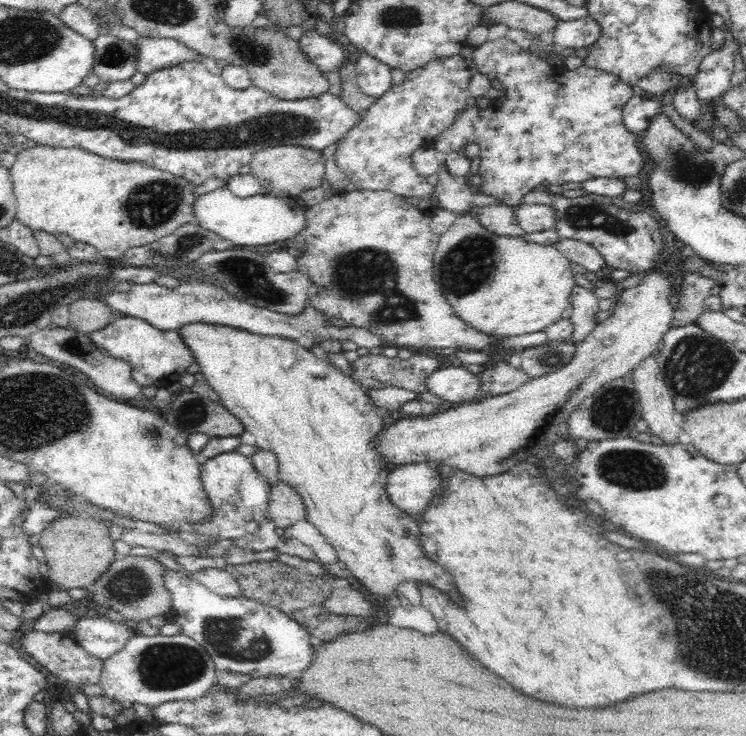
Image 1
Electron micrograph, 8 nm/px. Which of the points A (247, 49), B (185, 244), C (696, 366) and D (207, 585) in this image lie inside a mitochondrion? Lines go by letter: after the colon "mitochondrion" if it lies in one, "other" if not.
A: mitochondrion
B: mitochondrion
C: mitochondrion
D: other

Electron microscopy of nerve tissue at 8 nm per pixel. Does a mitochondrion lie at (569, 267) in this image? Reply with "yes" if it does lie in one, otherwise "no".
no

